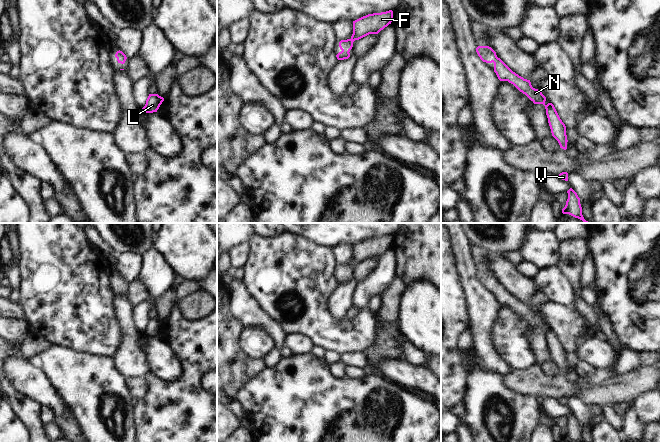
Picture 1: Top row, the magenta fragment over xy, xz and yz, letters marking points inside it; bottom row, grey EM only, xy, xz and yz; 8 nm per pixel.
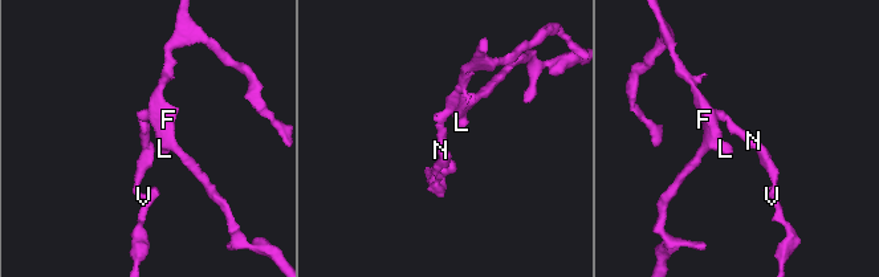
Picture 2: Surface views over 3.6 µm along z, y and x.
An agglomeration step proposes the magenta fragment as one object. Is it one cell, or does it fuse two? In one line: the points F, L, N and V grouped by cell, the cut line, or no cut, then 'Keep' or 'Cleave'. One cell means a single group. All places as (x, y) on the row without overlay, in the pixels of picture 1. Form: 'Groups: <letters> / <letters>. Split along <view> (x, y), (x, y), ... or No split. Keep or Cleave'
Groups: F L N V. No split. Keep

